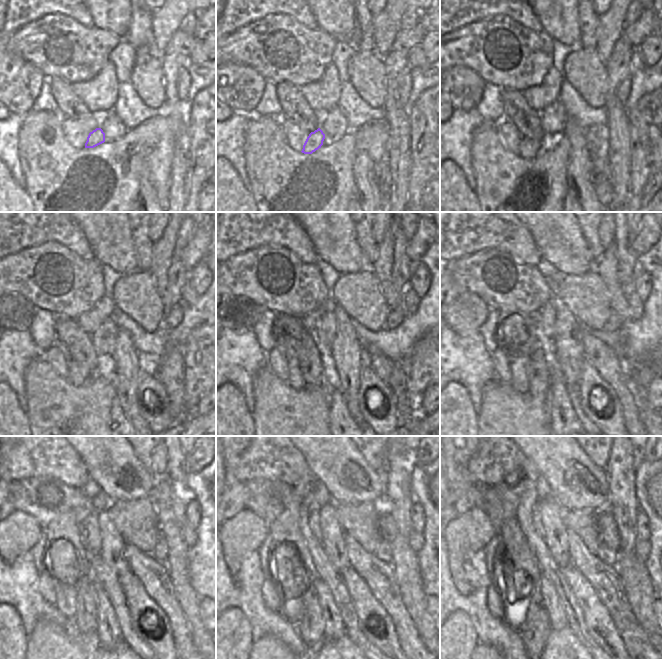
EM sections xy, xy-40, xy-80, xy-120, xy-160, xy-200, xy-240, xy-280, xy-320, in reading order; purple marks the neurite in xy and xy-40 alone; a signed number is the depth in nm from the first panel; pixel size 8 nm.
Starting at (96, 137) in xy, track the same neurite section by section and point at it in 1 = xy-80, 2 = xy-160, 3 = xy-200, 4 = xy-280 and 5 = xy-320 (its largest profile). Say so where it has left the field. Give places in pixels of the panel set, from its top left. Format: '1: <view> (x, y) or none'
1: xy-80 (528, 149)
2: xy-160 (288, 330)
3: xy-200 (513, 336)
4: xy-280 (292, 572)
5: xy-320 (516, 572)

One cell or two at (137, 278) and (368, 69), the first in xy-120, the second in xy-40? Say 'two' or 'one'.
one

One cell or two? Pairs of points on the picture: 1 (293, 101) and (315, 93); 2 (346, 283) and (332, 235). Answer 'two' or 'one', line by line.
1: two
2: two

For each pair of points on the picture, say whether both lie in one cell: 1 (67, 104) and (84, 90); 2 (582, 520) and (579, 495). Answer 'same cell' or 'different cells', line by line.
1: different cells
2: different cells

